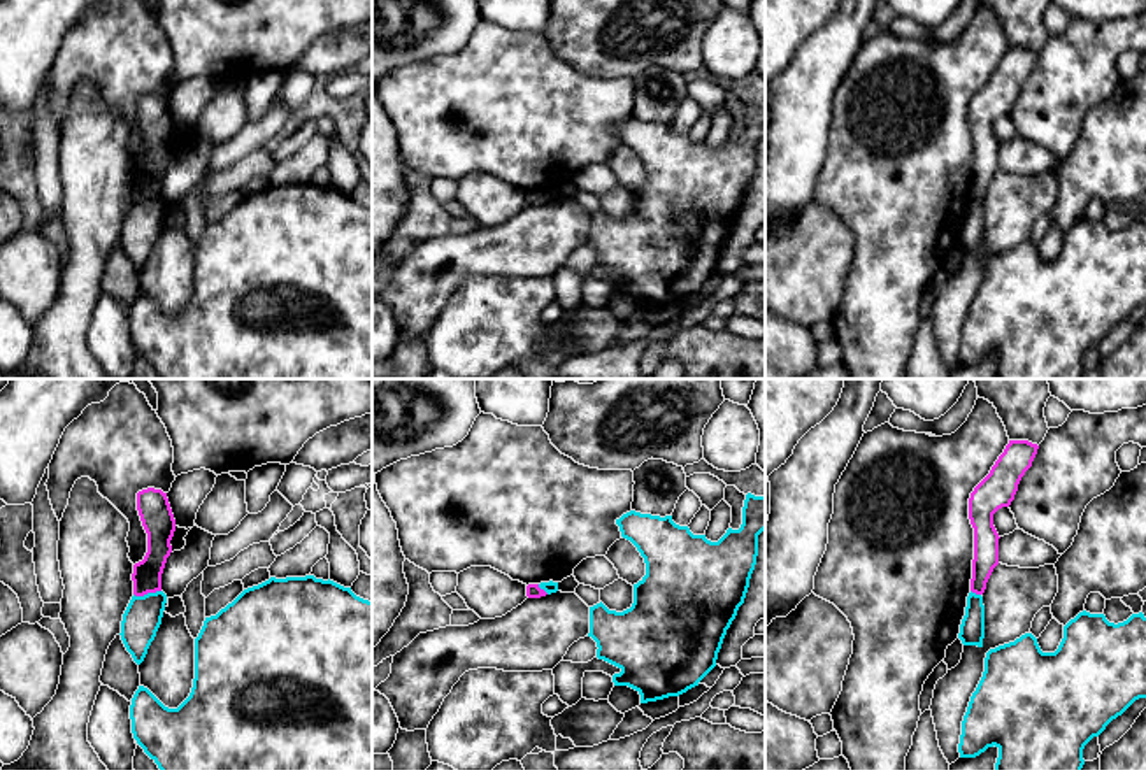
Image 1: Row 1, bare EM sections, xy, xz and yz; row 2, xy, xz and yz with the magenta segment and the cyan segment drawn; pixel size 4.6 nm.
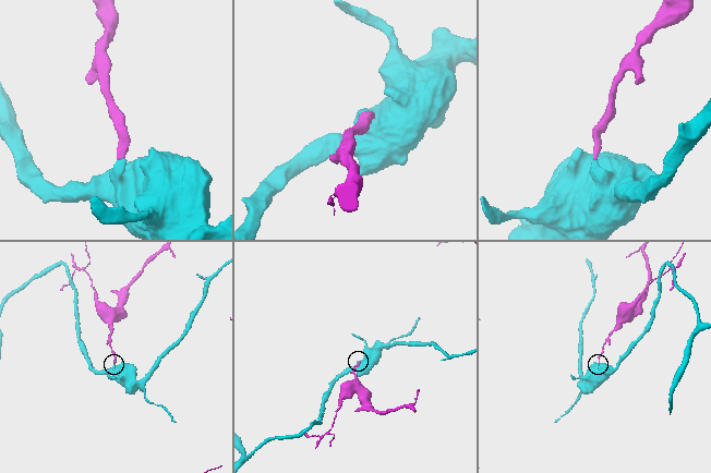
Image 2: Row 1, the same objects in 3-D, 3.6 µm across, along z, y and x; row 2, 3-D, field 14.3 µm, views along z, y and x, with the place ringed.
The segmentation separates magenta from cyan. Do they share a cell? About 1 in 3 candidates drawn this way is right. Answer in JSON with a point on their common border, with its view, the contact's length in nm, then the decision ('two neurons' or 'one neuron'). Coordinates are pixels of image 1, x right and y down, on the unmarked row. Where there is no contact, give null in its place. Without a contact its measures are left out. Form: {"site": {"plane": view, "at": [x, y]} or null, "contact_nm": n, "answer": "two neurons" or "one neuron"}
{"site": {"plane": "xy", "at": [146, 200]}, "contact_nm": 130, "answer": "two neurons"}

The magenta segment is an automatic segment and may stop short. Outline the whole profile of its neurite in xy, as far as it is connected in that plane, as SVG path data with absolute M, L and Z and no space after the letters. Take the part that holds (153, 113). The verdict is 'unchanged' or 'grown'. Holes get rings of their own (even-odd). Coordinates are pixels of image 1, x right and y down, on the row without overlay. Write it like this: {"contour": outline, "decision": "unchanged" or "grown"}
{"contour": "M147 95L137 100L137 118L147 140L147 160L133 172L133 202L161 198L161 181L172 160L170 147L175 139L175 126L161 96Z", "decision": "unchanged"}

